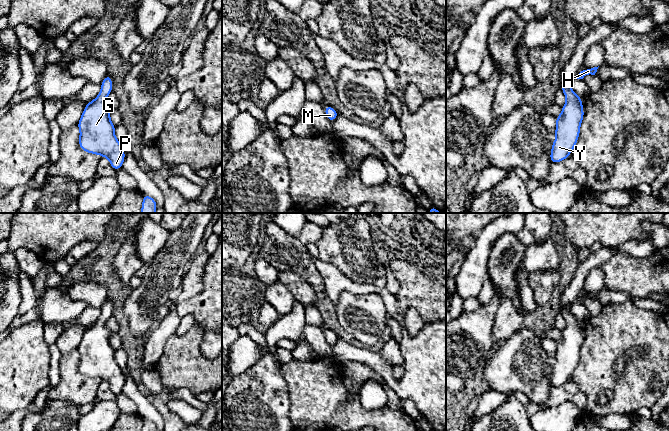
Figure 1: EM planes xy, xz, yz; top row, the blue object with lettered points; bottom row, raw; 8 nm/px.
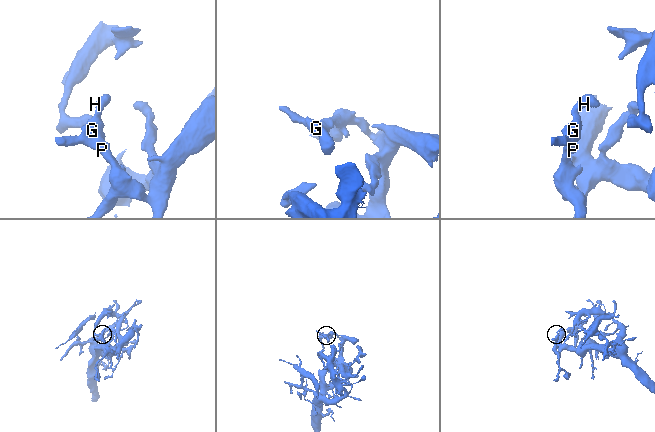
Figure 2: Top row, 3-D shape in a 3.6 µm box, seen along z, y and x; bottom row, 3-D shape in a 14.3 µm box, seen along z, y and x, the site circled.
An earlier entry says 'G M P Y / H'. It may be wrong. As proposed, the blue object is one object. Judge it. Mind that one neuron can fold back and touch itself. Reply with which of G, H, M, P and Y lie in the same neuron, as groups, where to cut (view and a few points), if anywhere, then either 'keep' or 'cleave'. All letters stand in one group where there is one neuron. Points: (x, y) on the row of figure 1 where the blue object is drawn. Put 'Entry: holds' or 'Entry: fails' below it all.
G H M P Y | no cut | keep
Entry: fails

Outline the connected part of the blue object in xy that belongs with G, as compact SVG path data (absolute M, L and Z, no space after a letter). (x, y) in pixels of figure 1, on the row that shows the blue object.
M107 74L101 83L101 92L86 104L77 126L80 129L80 148L107 157L111 167L117 171L122 168L125 152L114 134L115 125L110 120L111 108L105 101L111 93L112 77Z

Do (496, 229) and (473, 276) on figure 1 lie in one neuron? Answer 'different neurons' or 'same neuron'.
same neuron

